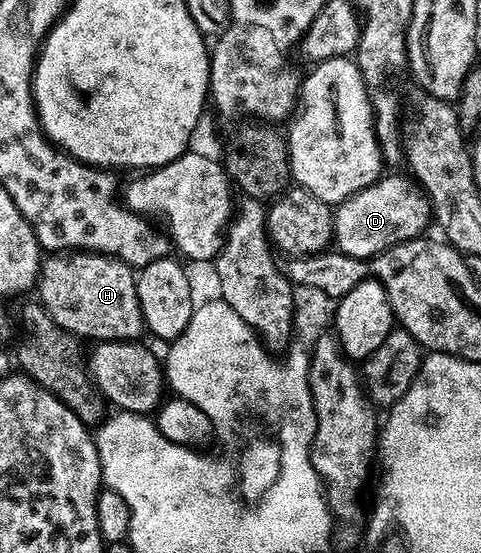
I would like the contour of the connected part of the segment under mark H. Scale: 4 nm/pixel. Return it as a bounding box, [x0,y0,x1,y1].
[37,251,145,341]

